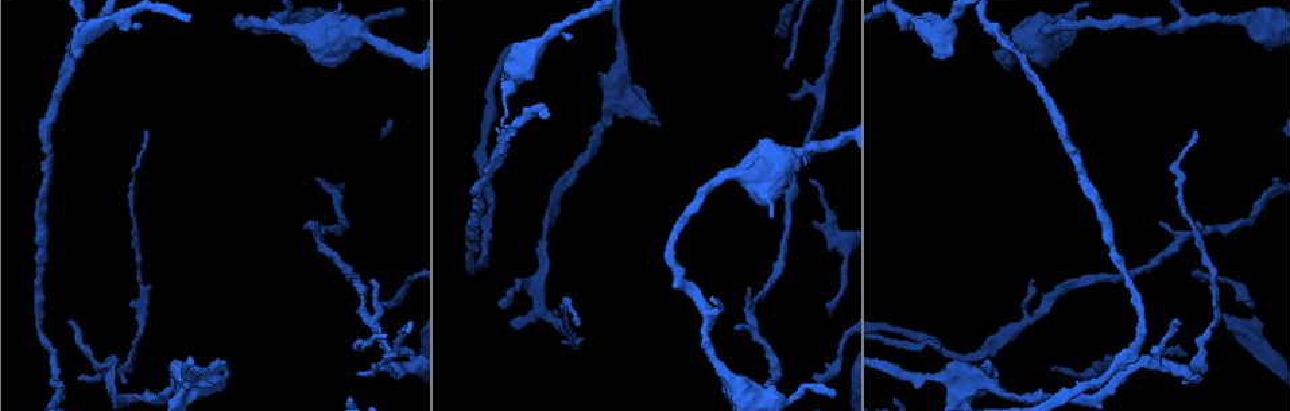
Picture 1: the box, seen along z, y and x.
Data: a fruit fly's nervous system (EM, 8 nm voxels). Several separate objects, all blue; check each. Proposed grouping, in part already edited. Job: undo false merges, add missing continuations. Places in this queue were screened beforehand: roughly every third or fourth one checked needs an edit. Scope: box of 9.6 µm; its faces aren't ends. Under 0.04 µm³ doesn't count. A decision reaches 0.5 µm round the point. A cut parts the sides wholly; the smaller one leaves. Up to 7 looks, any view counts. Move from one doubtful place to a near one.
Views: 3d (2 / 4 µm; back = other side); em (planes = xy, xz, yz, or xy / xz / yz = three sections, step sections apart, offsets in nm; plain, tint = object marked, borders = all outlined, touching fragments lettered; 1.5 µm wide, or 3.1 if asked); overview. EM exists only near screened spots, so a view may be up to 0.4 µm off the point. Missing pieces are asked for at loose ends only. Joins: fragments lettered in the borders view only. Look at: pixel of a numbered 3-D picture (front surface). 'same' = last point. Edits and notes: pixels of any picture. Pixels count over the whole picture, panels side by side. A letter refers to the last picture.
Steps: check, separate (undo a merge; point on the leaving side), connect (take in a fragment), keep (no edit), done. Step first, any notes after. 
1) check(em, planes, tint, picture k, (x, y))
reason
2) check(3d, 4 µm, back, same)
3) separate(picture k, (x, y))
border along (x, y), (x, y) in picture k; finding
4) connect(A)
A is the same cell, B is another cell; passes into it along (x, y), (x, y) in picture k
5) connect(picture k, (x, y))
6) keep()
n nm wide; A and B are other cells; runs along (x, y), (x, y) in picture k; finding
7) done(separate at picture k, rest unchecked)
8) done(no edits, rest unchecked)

check(em, planes, borders, picture 1, (952, 53))

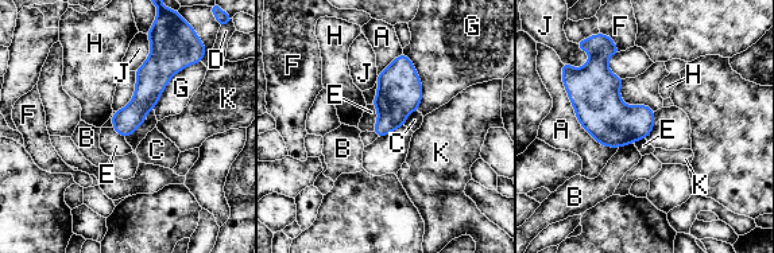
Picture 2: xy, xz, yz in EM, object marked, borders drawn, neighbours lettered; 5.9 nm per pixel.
keep()
A, B, C, D, E, F, G, H, J and K are other cells; no lettered fragment goes on from it

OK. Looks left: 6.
check(em, planes, borders, picture 1, (1196, 131))
branch stops here

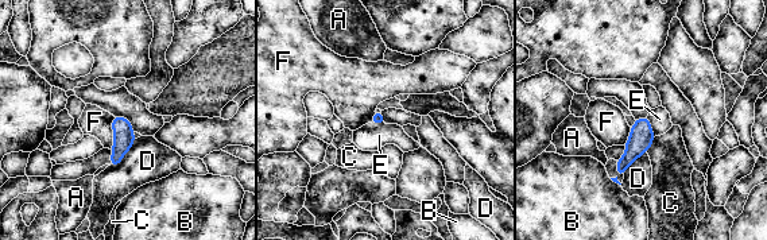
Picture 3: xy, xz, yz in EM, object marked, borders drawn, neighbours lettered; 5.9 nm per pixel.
keep()
70 nm wide; A, B, C, D, E and F are other cells; border along (647, 116), (654, 136) in picture 3; none of them fits

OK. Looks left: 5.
check(3d, 2 µm, picture 1, (127, 366))
abrupt turn

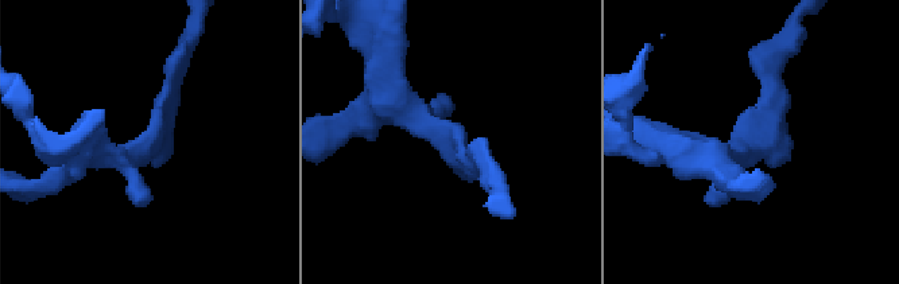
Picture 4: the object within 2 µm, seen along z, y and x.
check(em, xy, step 4, tint, picture 4, (767, 144))

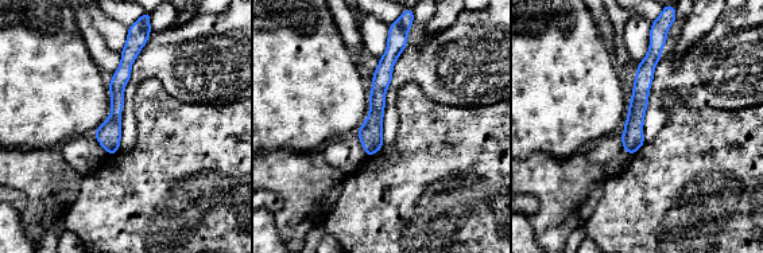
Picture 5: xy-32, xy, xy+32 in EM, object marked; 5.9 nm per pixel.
check(em, xy, step 4, borders, same)
what lies round it

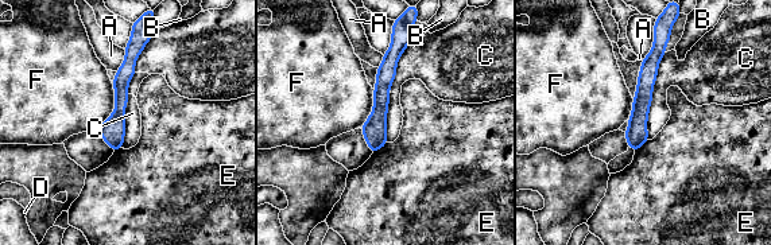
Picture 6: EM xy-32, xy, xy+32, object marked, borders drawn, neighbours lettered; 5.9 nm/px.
keep()
130 nm wide; A, B, C, D, E and F are other cells; border along (113, 84), (115, 111), (97, 128) in picture 6; continuous, no second cell

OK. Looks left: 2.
done(no edits, rest unchecked)

